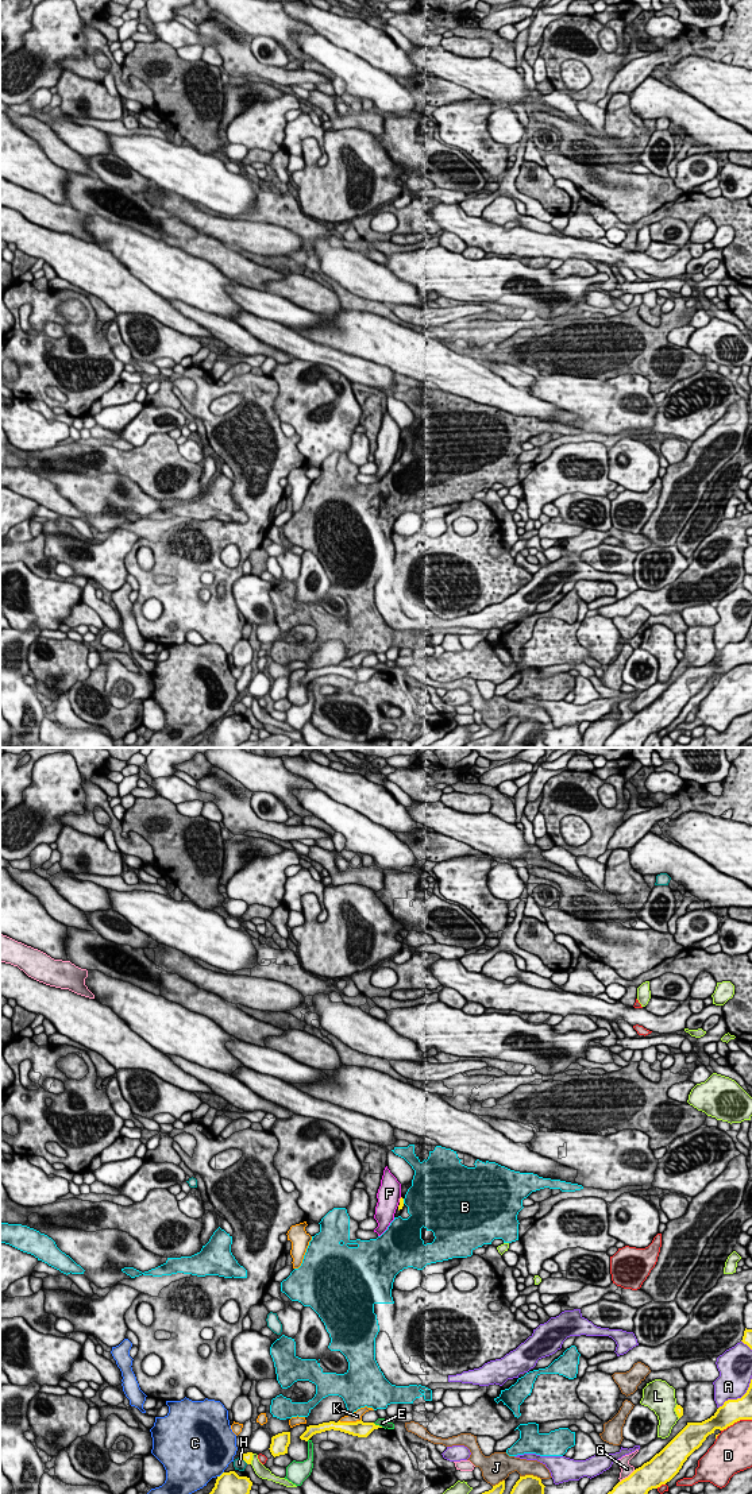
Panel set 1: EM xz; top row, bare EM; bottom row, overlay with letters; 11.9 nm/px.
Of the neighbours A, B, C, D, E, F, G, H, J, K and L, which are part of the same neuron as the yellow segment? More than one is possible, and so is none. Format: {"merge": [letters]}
{"merge": []}

